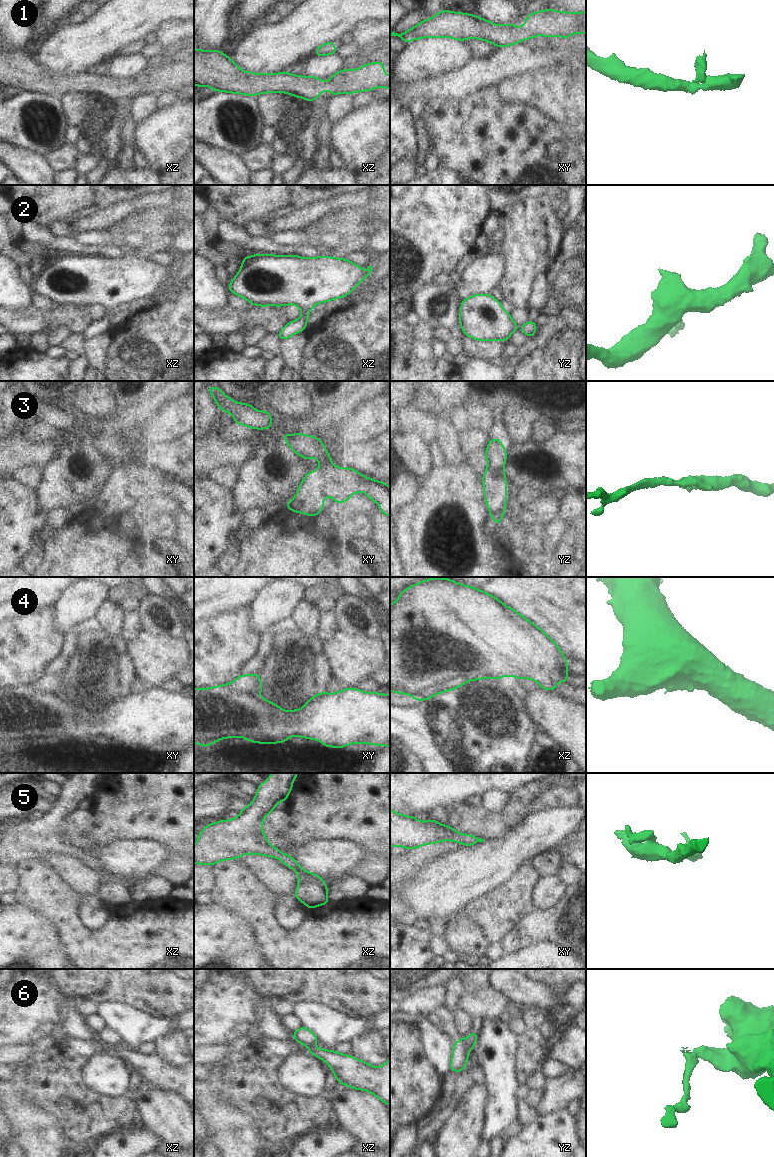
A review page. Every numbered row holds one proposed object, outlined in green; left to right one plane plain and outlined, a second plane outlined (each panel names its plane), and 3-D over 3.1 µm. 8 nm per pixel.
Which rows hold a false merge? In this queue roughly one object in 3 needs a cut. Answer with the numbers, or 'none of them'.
6

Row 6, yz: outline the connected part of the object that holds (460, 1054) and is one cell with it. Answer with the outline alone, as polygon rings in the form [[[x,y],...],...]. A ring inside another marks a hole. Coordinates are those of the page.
[[[461,1038],[453,1044],[450,1070],[461,1072],[463,1069],[465,1069],[468,1056],[469,1047],[467,1045],[466,1038]]]

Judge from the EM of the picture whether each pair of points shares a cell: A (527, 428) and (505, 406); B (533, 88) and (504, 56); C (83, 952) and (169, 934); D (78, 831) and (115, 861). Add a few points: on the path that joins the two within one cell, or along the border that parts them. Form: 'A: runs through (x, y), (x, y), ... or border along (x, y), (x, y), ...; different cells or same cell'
A: runs through (522, 423), (510, 411); same cell
B: border along (542, 67), (506, 77), (498, 83); different cells
C: runs through (104, 952), (116, 952), (148, 928); same cell
D: runs through (83, 842), (91, 850), (104, 854); same cell

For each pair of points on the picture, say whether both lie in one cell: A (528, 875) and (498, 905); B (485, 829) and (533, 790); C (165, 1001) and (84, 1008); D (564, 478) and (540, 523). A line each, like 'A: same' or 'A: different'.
A: same
B: same
C: different
D: different

